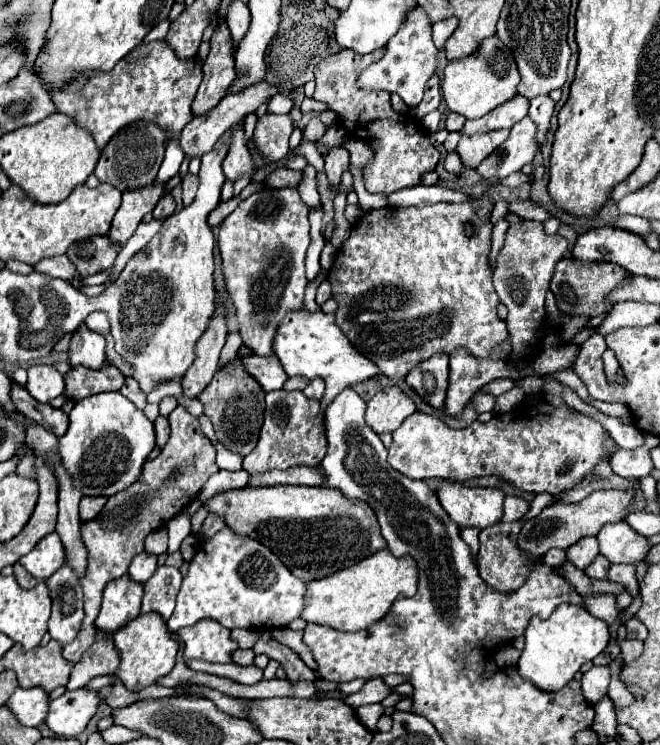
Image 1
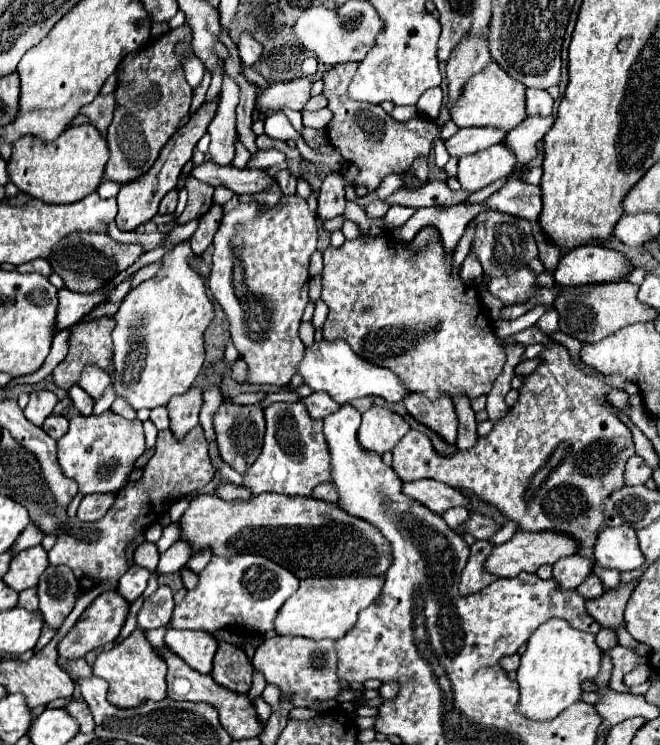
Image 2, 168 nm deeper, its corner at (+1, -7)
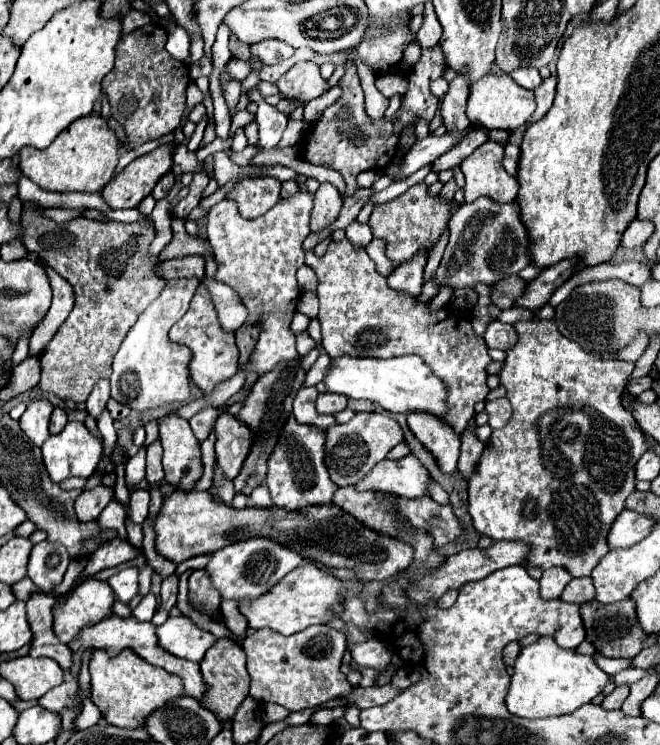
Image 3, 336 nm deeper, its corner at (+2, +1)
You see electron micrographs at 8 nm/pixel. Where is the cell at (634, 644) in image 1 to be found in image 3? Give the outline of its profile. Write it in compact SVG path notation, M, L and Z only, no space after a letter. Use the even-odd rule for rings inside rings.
M622 684L622 686L616 686L612 694L608 694L602 702L602 708L608 708L608 710L618 710L622 706L622 702L626 700L628 696L628 684Z

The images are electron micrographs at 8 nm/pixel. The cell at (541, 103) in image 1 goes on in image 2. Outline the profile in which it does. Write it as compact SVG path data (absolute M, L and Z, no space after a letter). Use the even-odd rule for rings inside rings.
M529 88L527 90L527 114L529 116L549 116L553 108L553 98L547 90Z

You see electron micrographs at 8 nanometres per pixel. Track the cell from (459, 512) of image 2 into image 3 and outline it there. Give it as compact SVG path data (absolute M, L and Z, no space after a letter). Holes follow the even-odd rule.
M436 482L430 488L430 498L436 500L438 504L450 504L450 494L440 484L436 484Z

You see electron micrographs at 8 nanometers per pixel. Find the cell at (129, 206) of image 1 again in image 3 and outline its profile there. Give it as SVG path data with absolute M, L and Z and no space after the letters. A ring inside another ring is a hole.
M176 142L162 144L156 150L138 156L132 160L118 176L106 184L102 190L102 198L112 210L120 208L138 208L138 204L152 194L156 182L172 170L172 156L174 156Z

